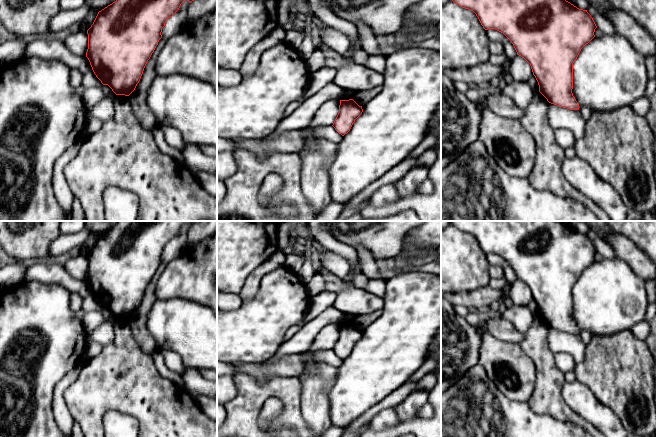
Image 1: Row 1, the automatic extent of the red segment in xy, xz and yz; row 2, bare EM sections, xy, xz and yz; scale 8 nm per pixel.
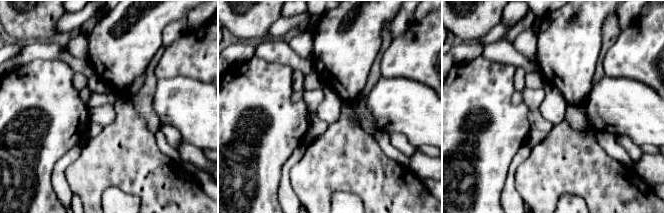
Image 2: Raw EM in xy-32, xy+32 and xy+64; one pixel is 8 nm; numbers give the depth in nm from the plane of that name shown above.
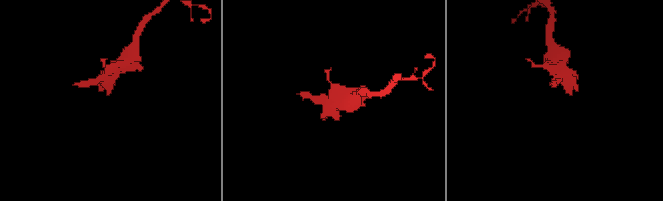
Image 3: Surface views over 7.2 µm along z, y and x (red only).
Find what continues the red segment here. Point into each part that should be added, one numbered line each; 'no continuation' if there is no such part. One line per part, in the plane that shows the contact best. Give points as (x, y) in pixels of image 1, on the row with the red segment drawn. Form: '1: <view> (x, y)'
no continuation

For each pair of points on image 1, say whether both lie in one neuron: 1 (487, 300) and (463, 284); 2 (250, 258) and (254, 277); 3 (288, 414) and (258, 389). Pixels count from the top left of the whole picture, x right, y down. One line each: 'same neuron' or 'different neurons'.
1: different neurons
2: different neurons
3: same neuron

